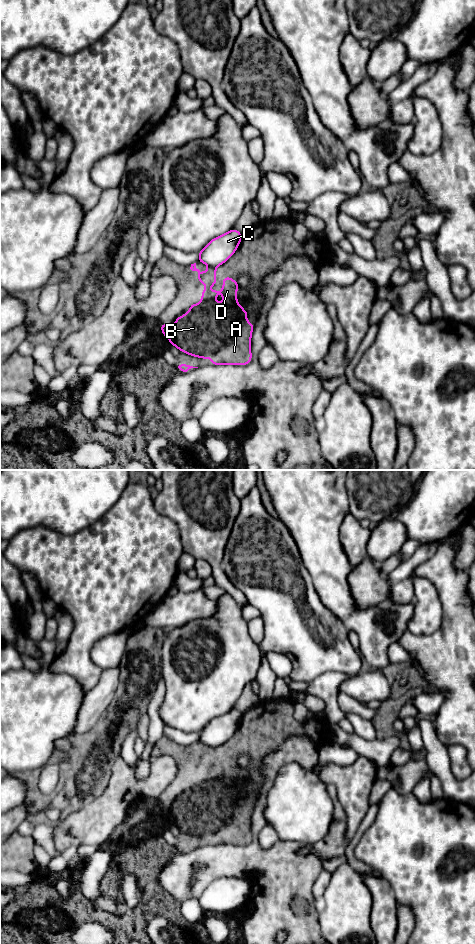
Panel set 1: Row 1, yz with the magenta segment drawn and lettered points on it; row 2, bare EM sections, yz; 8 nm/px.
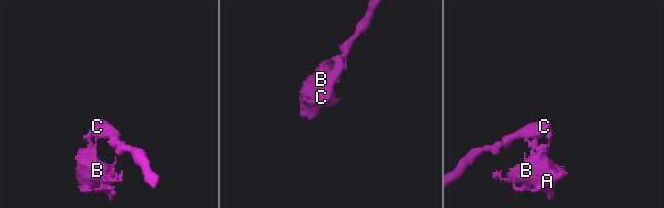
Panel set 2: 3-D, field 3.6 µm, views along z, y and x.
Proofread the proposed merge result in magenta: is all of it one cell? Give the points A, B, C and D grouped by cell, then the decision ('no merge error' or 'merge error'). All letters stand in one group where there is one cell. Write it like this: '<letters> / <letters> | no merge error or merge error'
A B D / C | merge error

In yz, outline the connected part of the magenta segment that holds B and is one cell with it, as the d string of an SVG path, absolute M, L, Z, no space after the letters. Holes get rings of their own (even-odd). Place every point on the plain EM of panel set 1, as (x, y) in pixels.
M196 743L191 744L190 749L192 751L198 752L198 761L200 763L205 763L206 768L202 770L202 780L198 782L197 785L190 783L190 790L185 793L184 796L178 796L176 802L170 806L168 804L160 804L162 814L166 816L170 825L174 825L185 834L190 834L198 838L209 838L212 840L212 845L248 845L251 842L251 816L254 807L254 803L250 804L245 798L249 795L240 784L237 783L237 769L238 762L234 761L231 757L224 757L223 760L223 770L215 770L210 772L208 769L210 766L214 766L217 762L216 760L216 747L210 746L205 753L201 753L199 749L196 748ZM222 773L223 782L216 783L215 777Z

